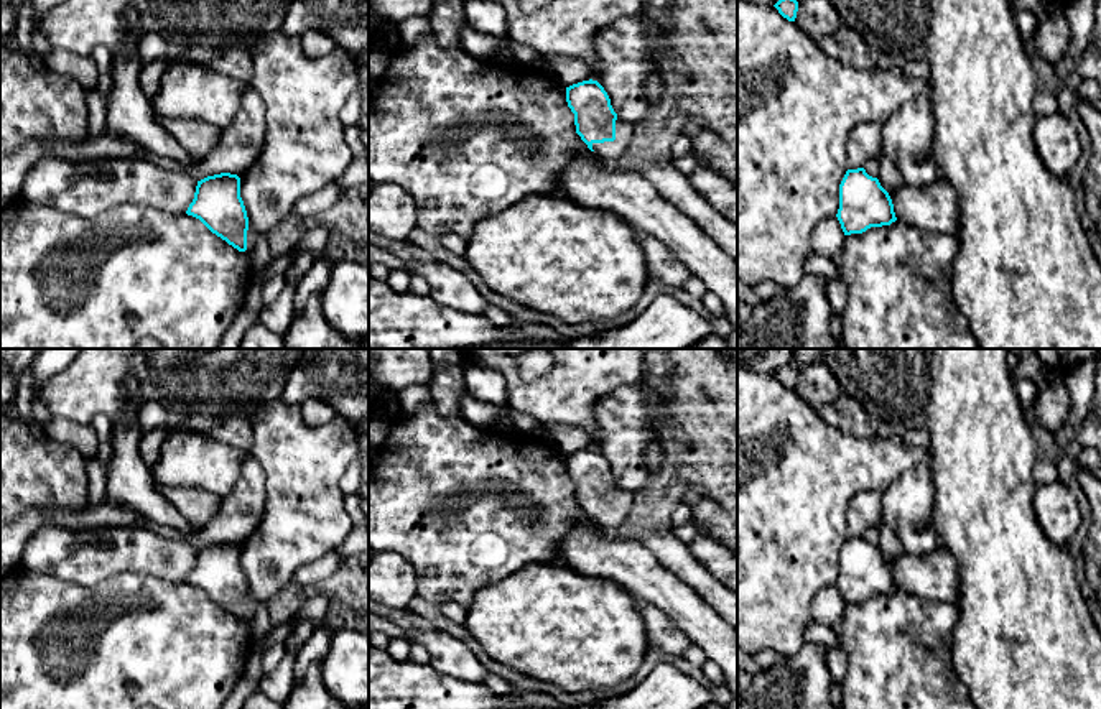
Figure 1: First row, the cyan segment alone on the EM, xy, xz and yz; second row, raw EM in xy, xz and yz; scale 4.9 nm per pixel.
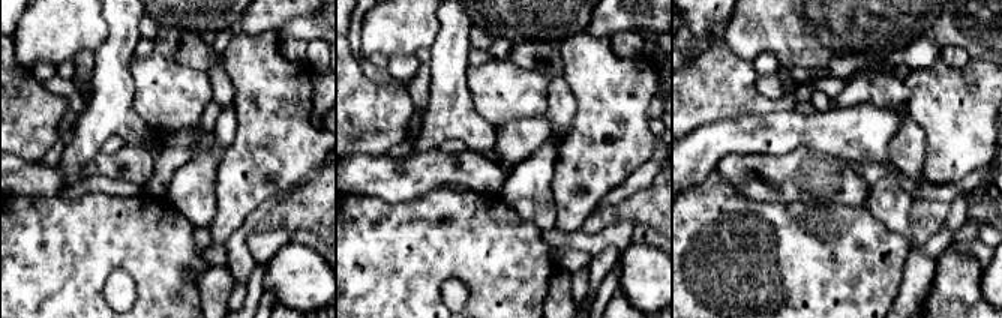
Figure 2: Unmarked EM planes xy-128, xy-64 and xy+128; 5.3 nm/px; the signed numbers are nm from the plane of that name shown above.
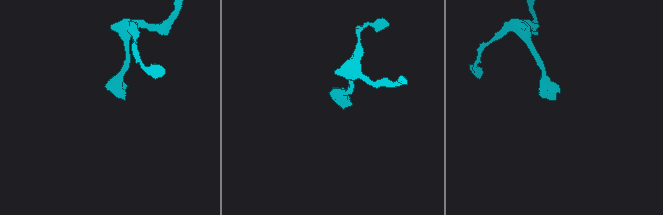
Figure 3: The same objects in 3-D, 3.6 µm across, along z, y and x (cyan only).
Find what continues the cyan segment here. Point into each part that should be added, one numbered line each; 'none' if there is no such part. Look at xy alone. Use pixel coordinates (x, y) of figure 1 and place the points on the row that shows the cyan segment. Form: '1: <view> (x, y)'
1: xy (257, 245)

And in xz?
1: xz (606, 152)

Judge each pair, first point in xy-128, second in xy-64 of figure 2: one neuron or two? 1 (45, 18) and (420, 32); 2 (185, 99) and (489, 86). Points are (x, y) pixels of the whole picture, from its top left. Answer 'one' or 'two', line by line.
1: one
2: one

